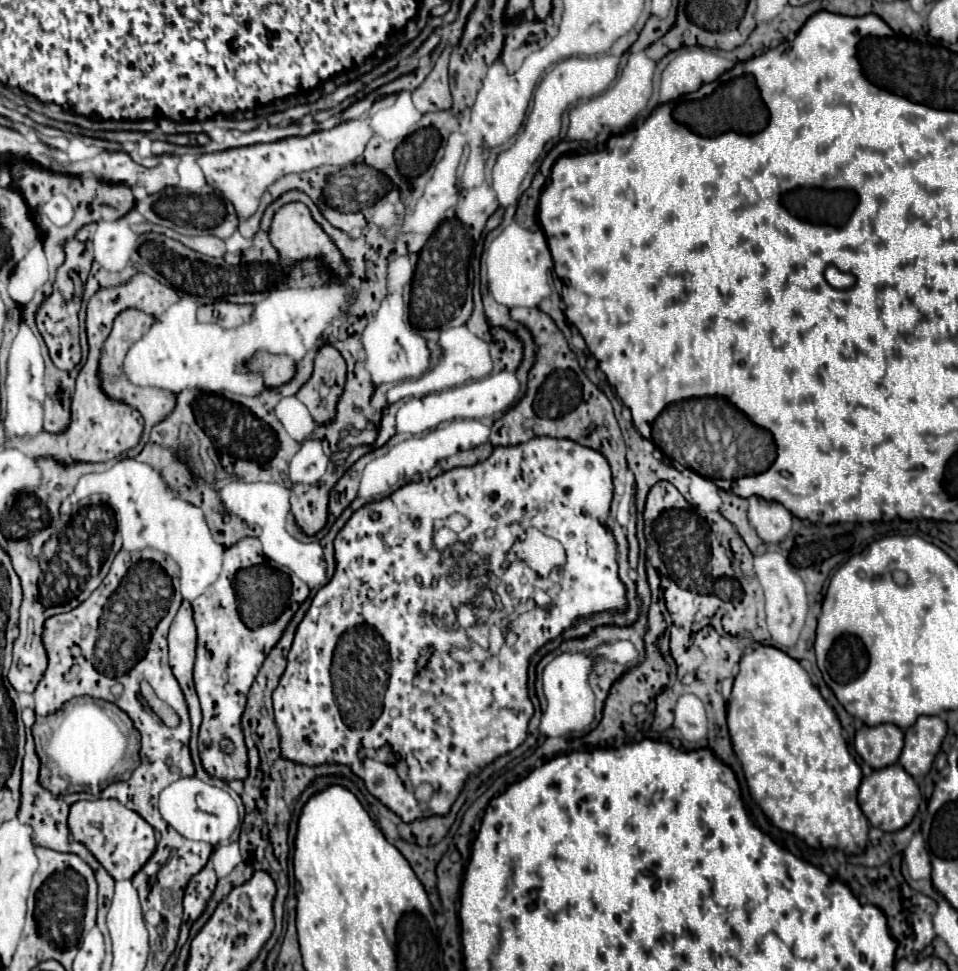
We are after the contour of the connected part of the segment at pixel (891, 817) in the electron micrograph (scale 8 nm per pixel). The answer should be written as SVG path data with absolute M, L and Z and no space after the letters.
M892 764L882 770L874 770L868 778L862 780L862 786L858 790L858 804L864 812L864 816L868 818L868 822L874 828L880 828L884 832L898 832L904 826L908 826L918 810L920 798L922 796L920 796L916 782L912 780L910 774L906 774L906 770L902 770L900 764Z

